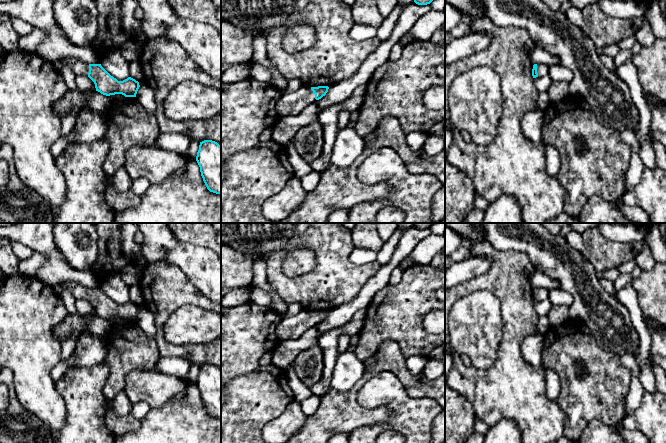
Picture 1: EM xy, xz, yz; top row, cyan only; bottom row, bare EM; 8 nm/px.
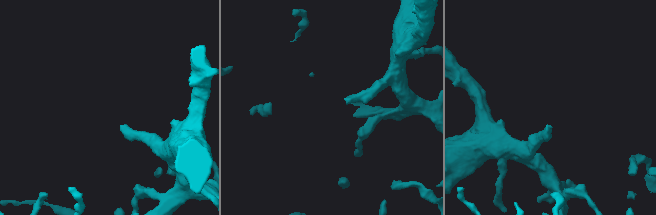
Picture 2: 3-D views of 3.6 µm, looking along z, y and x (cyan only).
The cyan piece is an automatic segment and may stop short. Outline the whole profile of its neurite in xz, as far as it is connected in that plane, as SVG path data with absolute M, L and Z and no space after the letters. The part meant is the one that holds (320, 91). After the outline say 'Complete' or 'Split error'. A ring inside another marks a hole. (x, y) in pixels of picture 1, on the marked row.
M303 85L296 91L283 93L275 109L280 117L297 116L314 101L325 96L328 89L328 86L311 87Z. Split error

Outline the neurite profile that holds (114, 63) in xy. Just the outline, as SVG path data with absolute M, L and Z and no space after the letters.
M114 49L109 51L100 61L101 66L118 81L123 81L130 77L130 62Z

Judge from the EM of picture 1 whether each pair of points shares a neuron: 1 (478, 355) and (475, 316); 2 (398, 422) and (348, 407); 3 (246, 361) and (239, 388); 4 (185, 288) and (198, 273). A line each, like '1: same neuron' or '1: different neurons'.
1: same neuron
2: different neurons
3: different neurons
4: different neurons

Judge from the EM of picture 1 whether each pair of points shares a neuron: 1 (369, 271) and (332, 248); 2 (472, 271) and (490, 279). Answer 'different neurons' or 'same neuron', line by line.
1: same neuron
2: different neurons

